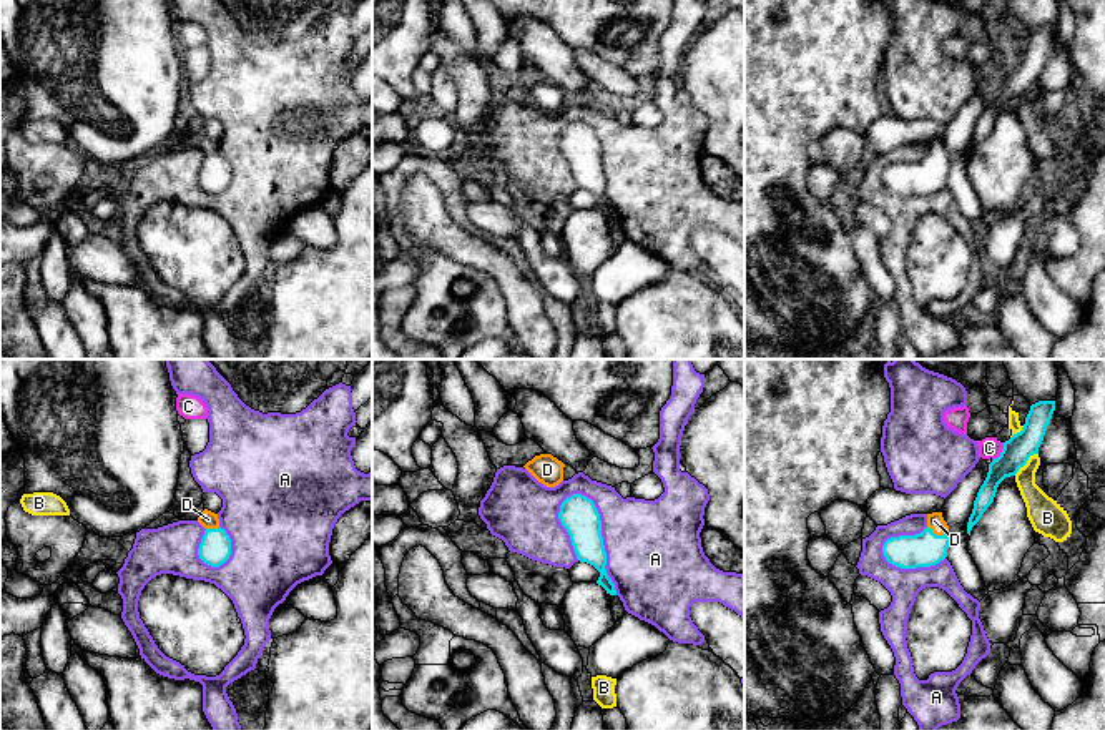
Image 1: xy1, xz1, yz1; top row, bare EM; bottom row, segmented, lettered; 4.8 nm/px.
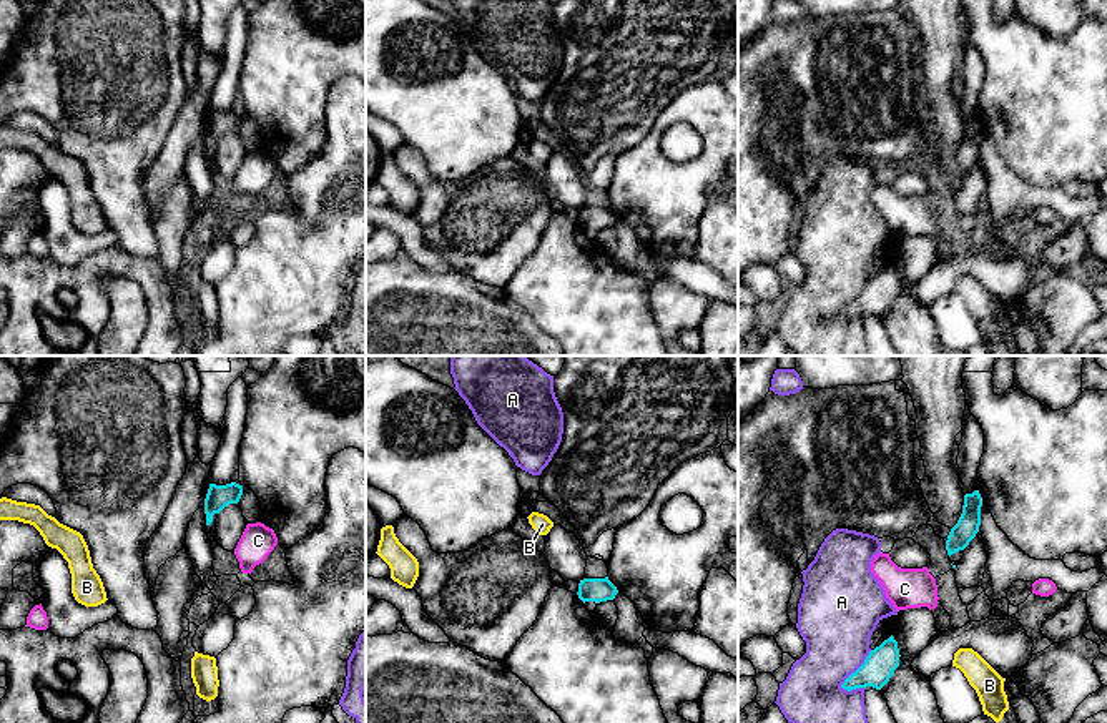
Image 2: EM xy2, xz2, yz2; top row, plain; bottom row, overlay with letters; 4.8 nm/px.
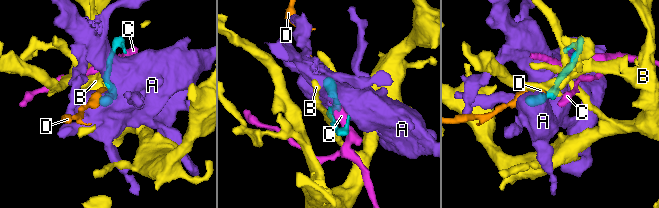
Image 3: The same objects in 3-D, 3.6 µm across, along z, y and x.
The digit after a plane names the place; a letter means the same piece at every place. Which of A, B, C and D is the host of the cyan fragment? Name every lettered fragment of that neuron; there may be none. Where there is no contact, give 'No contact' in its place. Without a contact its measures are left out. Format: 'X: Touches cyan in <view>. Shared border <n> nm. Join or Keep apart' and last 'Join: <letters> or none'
A: Touches cyan in xz1. Shared border 550 nm. Keep apart
B: Touches cyan in yz1. Shared border 160 nm. Keep apart
C: Touches cyan in yz1. Shared border 110 nm. Keep apart
D: Touches cyan in yz1. Shared border 110 nm. Join
Join: D

